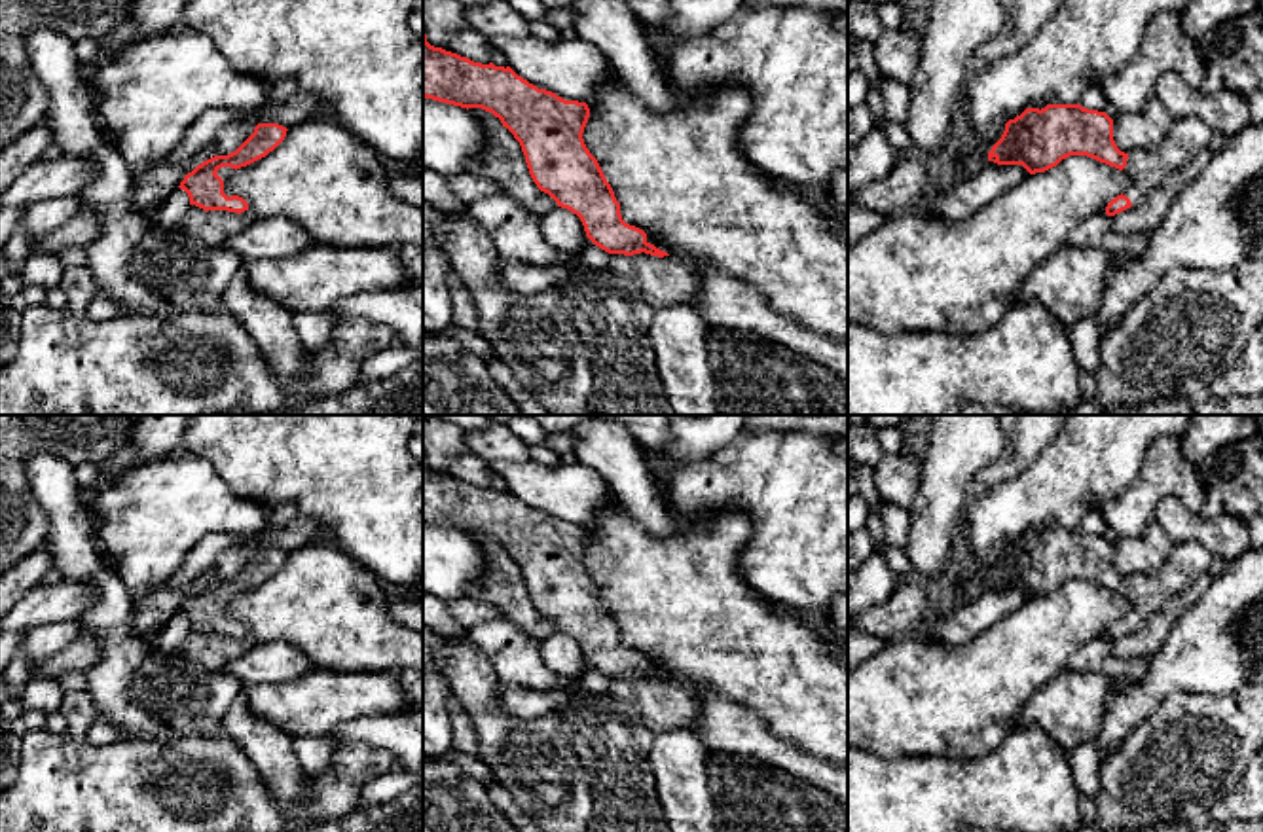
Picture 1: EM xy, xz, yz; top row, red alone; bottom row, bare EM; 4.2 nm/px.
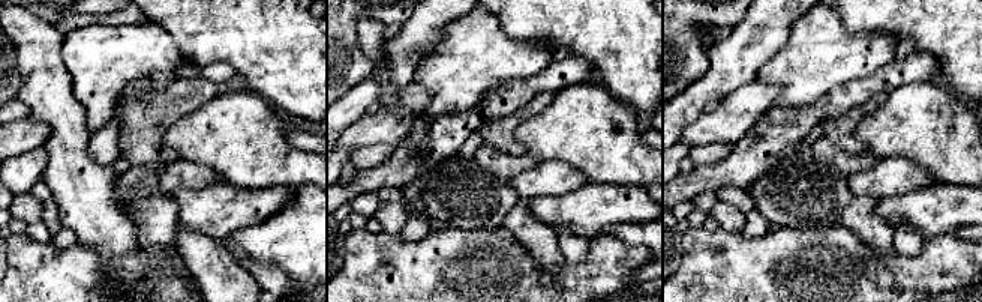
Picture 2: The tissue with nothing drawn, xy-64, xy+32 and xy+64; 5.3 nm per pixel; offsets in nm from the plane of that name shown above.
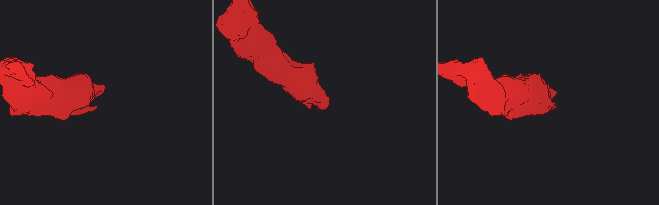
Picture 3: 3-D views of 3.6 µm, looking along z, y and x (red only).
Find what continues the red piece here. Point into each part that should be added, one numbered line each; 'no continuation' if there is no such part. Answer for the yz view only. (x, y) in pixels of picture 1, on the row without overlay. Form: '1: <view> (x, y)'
1: yz (1146, 594)

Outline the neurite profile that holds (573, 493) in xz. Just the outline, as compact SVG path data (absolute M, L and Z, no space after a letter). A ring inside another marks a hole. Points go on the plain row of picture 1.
M497 461L491 468L518 500L565 525L588 529L614 502L601 474L584 462Z

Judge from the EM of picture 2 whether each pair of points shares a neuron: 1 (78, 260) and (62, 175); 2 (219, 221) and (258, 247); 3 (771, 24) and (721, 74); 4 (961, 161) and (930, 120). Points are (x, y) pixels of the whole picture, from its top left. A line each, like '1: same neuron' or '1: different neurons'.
1: different neurons
2: different neurons
3: same neuron
4: same neuron

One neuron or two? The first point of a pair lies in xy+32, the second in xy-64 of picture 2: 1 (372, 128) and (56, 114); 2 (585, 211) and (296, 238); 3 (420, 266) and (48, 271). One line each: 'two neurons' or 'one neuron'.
1: two neurons
2: two neurons
3: one neuron

